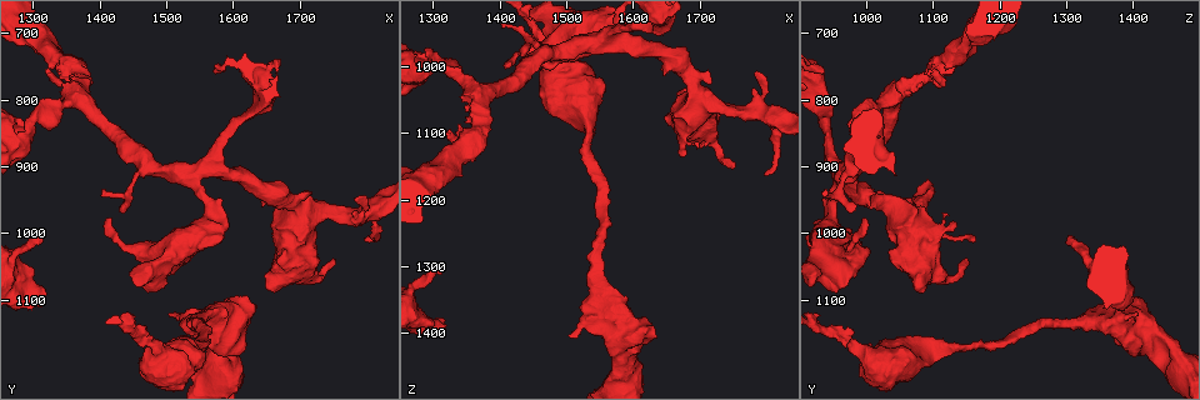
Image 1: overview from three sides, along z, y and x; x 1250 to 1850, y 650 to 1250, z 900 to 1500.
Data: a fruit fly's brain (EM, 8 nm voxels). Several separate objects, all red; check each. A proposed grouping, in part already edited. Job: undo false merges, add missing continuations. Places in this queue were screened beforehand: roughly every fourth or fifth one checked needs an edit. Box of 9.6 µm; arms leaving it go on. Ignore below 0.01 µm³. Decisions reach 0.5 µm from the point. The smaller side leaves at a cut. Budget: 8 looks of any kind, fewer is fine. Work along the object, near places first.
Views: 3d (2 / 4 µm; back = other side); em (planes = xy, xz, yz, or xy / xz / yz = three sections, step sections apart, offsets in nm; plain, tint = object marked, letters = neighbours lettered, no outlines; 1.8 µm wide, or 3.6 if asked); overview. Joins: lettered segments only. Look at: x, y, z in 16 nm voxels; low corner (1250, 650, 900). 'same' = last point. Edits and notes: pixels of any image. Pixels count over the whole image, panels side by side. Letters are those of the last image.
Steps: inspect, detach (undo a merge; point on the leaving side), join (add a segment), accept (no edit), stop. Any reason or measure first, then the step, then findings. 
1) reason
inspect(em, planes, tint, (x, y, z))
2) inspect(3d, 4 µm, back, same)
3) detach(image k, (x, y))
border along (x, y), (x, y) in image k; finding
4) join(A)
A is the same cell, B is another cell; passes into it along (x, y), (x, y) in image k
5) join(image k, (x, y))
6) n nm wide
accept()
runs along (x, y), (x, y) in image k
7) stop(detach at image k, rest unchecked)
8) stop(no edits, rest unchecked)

sudden change in width
inspect(em, 3.6 µm, planes, letters, (1695, 960, 1040))

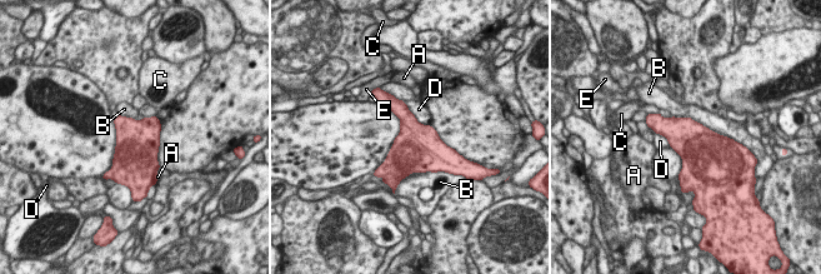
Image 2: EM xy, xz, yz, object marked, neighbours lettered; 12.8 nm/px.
accept()
A, B, C, D and E are other cells; border along (401, 100), (420, 123), (429, 125) in image 2; continuous, no second neuron

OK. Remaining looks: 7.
free end
inspect(3d, 4 µm, (1755, 1035, 1150))

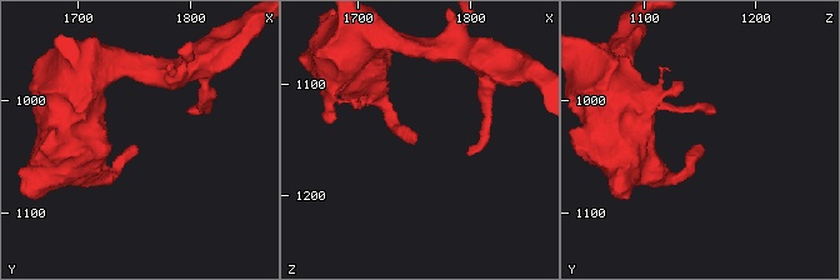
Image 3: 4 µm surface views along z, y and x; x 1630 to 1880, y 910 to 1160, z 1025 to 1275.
inspect(em, xz, step 4, tint, (1750, 1038, 1148))

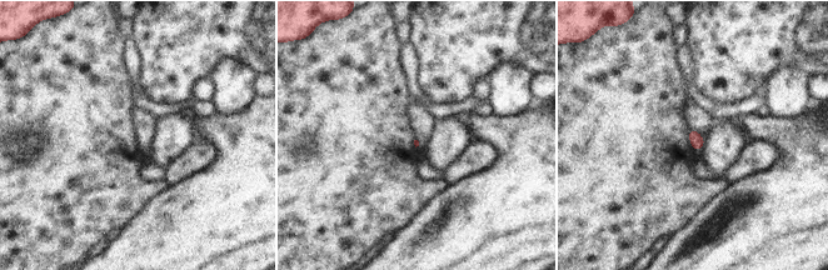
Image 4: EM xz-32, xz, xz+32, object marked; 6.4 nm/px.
inspect(em, planes, letters, same)

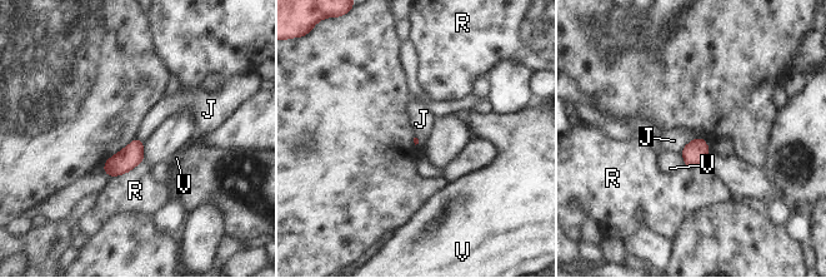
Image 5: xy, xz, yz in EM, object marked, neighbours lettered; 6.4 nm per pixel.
accept()
J, R and V are other cells; border along (694, 139), (680, 152) in image 5; none of them fits

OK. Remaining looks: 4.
sudden change in width
inspect(em, xy, step 4, letters, (1565, 960, 950))

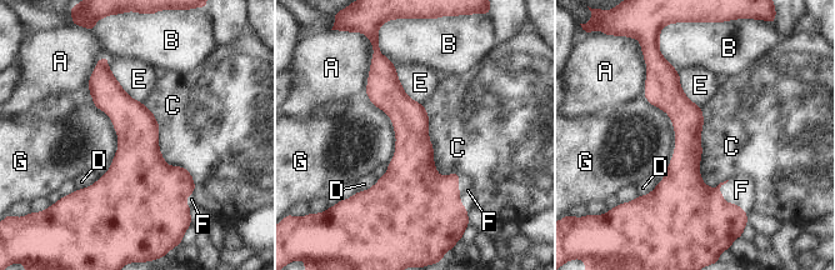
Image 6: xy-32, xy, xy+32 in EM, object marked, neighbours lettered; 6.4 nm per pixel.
C touches over 550 nm
join(F)
F is the same cell, A, B, C, D, E and G are other cells; the neuron continues

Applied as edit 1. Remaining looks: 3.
stop(join at image 6, rest unchecked)

